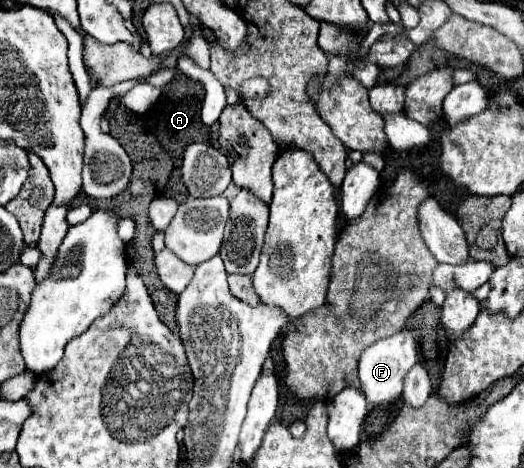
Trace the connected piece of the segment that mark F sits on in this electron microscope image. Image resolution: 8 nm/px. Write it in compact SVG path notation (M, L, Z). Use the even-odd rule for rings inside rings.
M404 328L398 334L384 338L380 342L372 344L370 348L366 348L362 358L360 358L358 376L360 376L362 390L366 392L364 396L366 396L368 404L382 406L382 404L390 404L390 402L398 400L402 394L402 380L414 364L416 364L416 340L408 328Z

